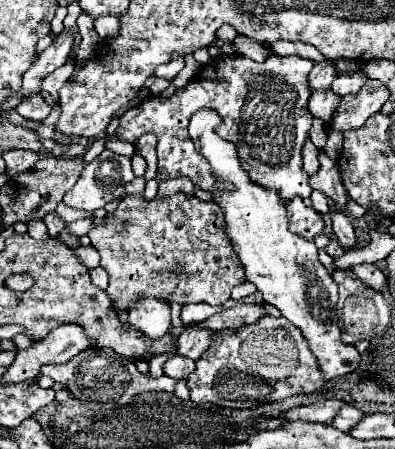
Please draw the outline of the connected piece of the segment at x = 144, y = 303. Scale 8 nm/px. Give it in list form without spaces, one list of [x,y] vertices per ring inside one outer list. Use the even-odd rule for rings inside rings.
[[[139,298],[127,308],[129,322],[151,338],[161,338],[171,326],[171,312],[165,300],[157,298]]]

